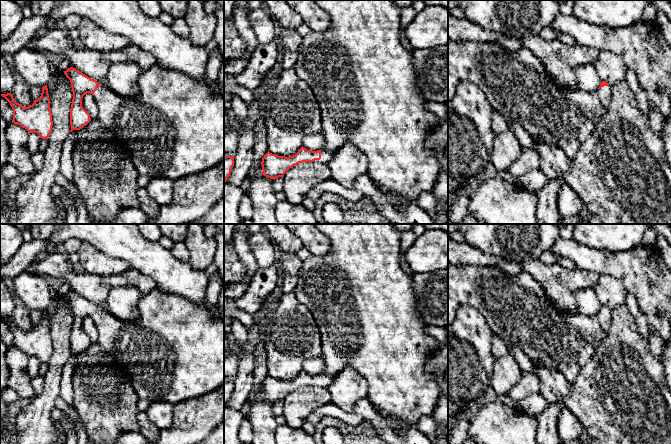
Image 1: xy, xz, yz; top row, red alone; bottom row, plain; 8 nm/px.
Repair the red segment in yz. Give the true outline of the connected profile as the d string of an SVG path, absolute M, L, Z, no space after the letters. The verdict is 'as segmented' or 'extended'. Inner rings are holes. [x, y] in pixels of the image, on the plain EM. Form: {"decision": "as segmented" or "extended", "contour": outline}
{"decision": "extended", "contour": "M448 265L448 326L455 320L457 309L461 305L475 308L484 317L491 331L506 345L520 348L532 362L540 366L557 370L569 383L576 381L580 369L599 349L602 342L595 339L596 335L603 332L607 336L611 327L611 309L607 306L602 305L595 316L561 312L552 306L544 289L529 273L521 271L513 275L495 266Z"}

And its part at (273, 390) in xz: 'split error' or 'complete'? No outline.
split error

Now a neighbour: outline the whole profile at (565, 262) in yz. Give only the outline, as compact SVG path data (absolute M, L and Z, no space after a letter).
M558 257L557 263L559 263L562 267L569 269L569 270L577 269L576 264L567 257Z

